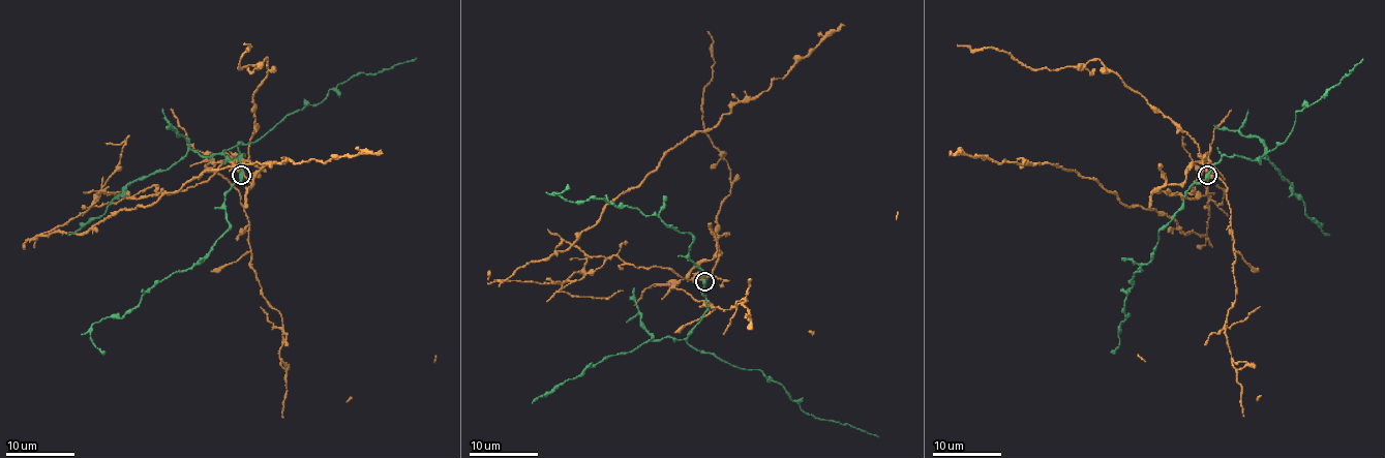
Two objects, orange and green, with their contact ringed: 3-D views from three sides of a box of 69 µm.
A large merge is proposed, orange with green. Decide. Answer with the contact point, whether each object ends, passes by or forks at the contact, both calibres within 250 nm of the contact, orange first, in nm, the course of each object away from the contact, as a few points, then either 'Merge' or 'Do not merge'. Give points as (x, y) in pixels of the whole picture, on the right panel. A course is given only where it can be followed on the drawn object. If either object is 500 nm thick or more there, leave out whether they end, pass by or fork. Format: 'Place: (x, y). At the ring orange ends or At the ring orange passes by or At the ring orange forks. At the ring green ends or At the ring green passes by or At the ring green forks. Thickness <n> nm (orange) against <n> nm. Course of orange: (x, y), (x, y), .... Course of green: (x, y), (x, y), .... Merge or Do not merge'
Place: (1207, 175). At the ring orange ends. At the ring green passes by. Thickness 170 nm (orange) against 360 nm. Course of orange: (1206, 176), (1204, 160), (1194, 192), (1181, 196), (1207, 194), (1204, 234), (1185, 234), (1076, 171), (951, 153). Course of green: (1207, 176), (1225, 155), (1259, 160), (1290, 136), (1296, 113), (1311, 105), (1363, 59). Do not merge

